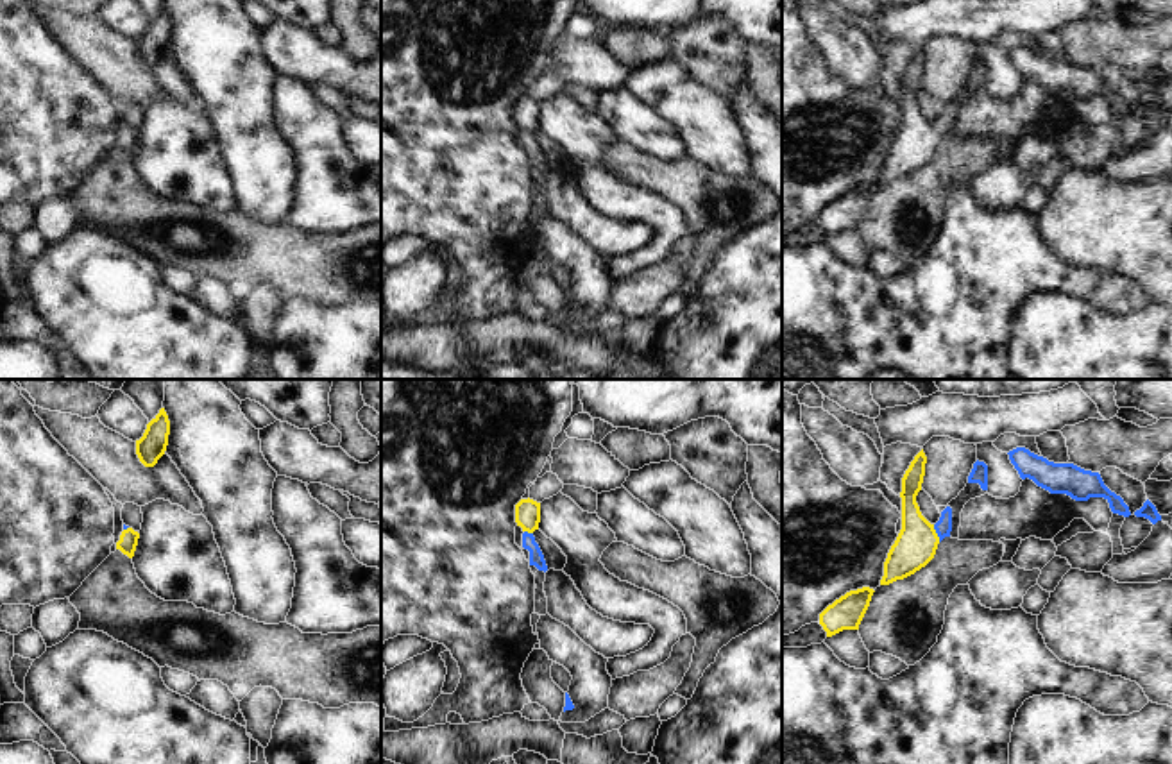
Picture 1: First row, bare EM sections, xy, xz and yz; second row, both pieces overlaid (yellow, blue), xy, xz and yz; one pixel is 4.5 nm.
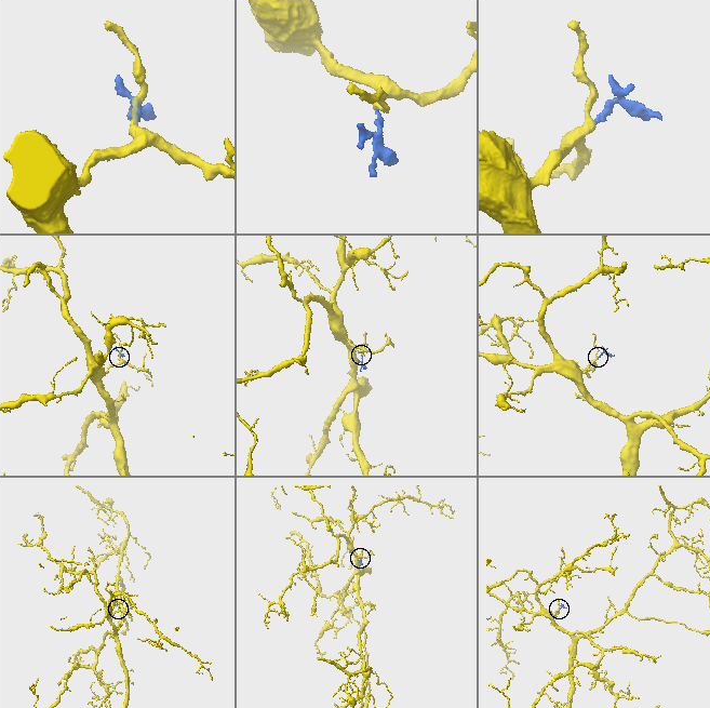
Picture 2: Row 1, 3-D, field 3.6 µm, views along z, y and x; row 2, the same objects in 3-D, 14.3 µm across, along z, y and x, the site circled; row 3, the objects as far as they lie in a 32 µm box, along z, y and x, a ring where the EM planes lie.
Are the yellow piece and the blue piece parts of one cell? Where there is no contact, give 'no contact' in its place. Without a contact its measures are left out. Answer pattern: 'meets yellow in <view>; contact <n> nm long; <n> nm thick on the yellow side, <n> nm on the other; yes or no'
meets yellow in yz; contact 90 nm long; 190 nm thick on the yellow side, 80 nm on the other; yes

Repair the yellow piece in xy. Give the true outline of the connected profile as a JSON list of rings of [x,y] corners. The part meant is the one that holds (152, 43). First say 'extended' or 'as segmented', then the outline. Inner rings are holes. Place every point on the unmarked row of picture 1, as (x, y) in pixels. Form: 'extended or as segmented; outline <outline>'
as segmented; outline [[[165,7],[147,23],[140,39],[136,39],[136,54],[145,66],[154,66],[165,54],[170,34],[170,20]]]

